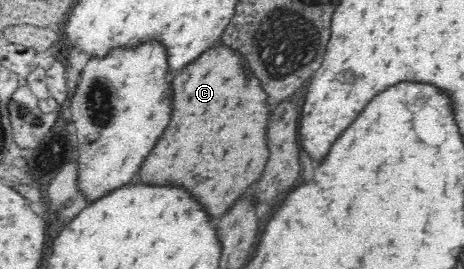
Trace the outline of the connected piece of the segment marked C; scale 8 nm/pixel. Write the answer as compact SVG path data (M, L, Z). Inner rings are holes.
M217 48L201 56L197 64L189 64L181 76L175 76L171 100L171 126L165 128L161 140L143 162L143 168L139 170L139 182L151 186L177 186L189 192L203 206L203 212L209 218L219 220L263 174L265 162L269 158L269 150L265 148L265 122L269 120L265 94L261 92L257 80L247 76L241 58L235 52ZM199 118L221 118L221 126L193 126L199 124Z

